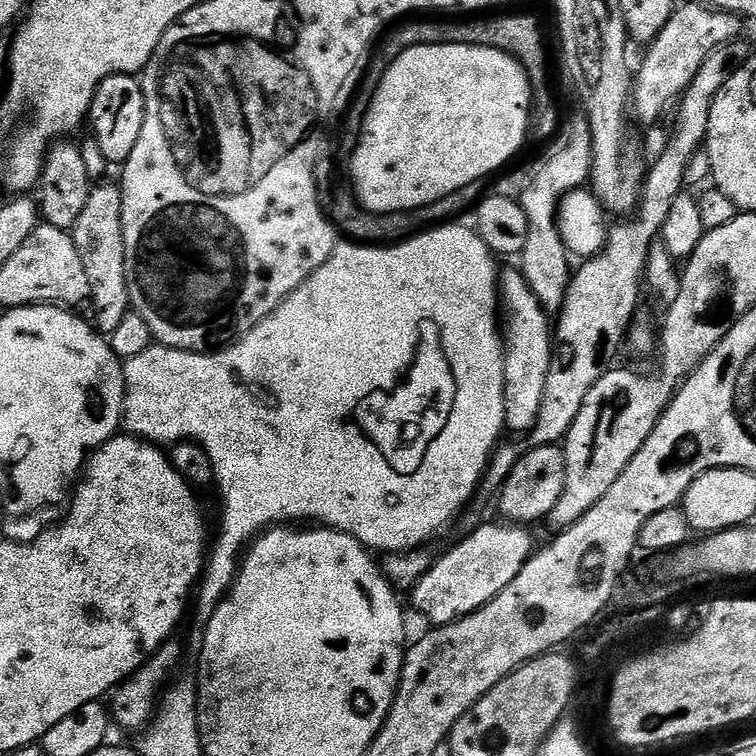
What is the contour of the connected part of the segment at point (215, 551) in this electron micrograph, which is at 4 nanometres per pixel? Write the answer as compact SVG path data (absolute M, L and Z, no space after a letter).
M452 224L449 228L433 227L431 230L419 233L406 240L397 243L395 246L365 246L359 242L337 243L334 254L325 264L316 271L310 279L298 286L298 290L291 292L276 309L268 315L262 322L258 322L244 336L241 336L235 344L228 345L223 350L213 350L211 352L183 352L177 348L166 348L163 346L153 346L142 354L130 358L124 364L124 418L123 427L133 436L139 436L141 440L149 441L157 446L171 446L181 442L191 442L200 444L210 454L210 462L214 466L215 487L220 487L220 500L224 503L224 509L220 512L220 533L215 533L210 544L210 555L206 560L204 575L200 577L198 585L198 595L194 600L194 612L200 622L206 622L218 610L218 606L224 601L224 597L232 590L232 584L236 580L236 574L240 571L242 563L242 553L247 545L251 544L261 532L273 527L284 526L289 522L319 522L321 525L336 529L337 532L345 532L348 536L353 536L359 544L373 553L395 554L397 552L410 552L420 550L425 547L427 540L432 540L456 515L463 513L472 503L472 497L476 495L484 472L488 468L488 461L493 452L496 451L505 435L504 426L504 342L502 339L502 328L498 323L498 263L497 257L486 246L486 242L479 232L471 227L463 228L460 224Z

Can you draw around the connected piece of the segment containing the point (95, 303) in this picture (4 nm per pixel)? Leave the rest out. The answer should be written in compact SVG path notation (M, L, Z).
M100 182L95 185L86 201L86 206L82 210L82 215L78 217L78 222L71 228L74 238L74 246L78 246L78 258L82 258L82 266L86 269L86 278L90 278L90 305L96 311L94 327L101 334L110 334L122 323L122 318L130 311L130 294L128 293L128 283L126 282L126 246L124 245L124 235L122 234L122 194L119 183Z

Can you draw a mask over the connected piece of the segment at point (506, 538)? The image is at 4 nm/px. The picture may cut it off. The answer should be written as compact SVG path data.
M485 522L473 528L461 544L456 544L444 557L437 559L429 572L411 589L412 604L424 612L429 625L453 624L472 612L477 612L490 602L522 570L525 562L534 554L532 536L527 527L515 522Z

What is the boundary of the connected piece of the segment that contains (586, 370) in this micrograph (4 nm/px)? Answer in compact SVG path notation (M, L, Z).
M737 38L731 44L723 44L718 50L714 50L702 62L702 70L690 82L690 86L684 91L684 95L678 101L680 113L676 116L676 129L668 140L668 145L660 152L656 161L651 161L647 169L640 194L640 203L635 209L633 220L625 224L613 223L608 230L608 243L597 256L589 256L583 261L581 268L577 267L572 274L572 281L568 284L566 298L563 306L560 307L558 315L554 320L554 336L564 349L559 349L558 359L553 363L548 377L546 378L546 390L542 393L542 408L538 410L538 422L534 422L531 432L527 433L526 440L532 448L546 448L556 446L567 436L574 418L578 418L578 410L582 410L582 402L586 402L586 394L602 378L605 372L613 367L616 355L620 352L620 343L623 345L626 340L626 333L637 319L636 307L640 304L640 288L645 283L645 272L647 270L647 258L650 254L650 246L663 233L666 217L670 214L670 206L674 206L674 198L678 198L686 188L686 177L688 165L693 158L705 147L708 138L708 127L710 126L710 110L714 98L722 90L722 86L728 77L736 71L737 67L747 62L754 54L754 48L744 41L744 38Z

